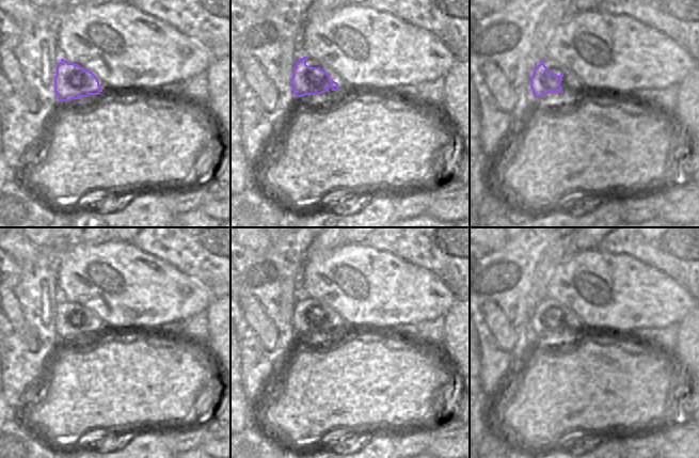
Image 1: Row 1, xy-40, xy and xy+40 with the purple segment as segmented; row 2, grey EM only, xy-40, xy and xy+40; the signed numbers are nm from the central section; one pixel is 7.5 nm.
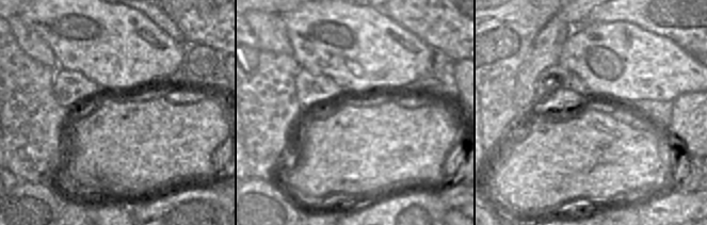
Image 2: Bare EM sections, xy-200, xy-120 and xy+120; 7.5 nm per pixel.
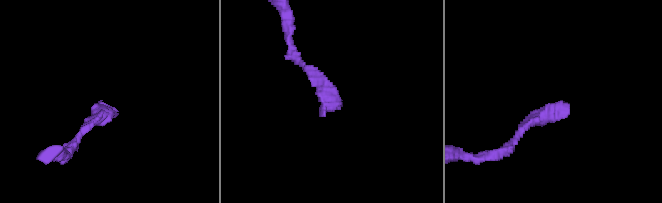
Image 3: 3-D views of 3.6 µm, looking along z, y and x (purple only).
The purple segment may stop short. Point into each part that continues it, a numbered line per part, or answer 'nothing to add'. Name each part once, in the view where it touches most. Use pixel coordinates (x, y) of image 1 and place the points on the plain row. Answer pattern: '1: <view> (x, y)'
1: xy (310, 301)

